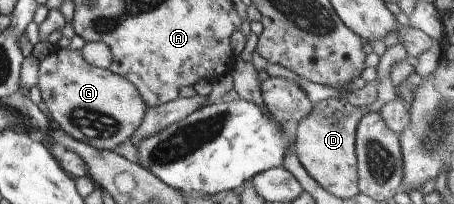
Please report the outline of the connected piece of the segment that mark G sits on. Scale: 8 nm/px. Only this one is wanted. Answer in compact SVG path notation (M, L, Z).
M51 48L42 60L38 60L35 86L40 91L41 101L47 108L51 124L62 129L73 139L85 142L98 150L116 149L116 146L124 142L138 128L147 109L138 91L130 82L108 69L99 69L88 64L77 49Z

